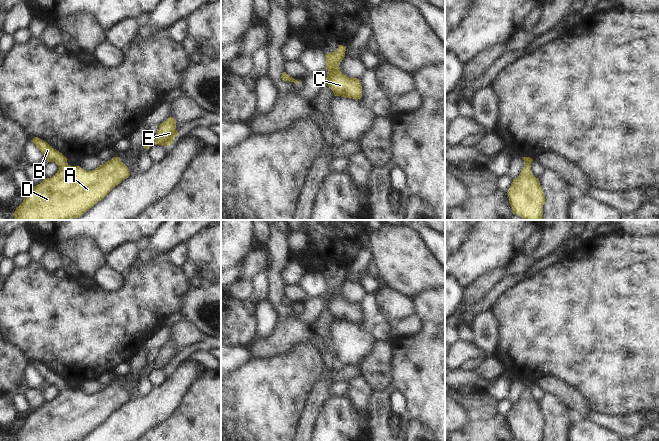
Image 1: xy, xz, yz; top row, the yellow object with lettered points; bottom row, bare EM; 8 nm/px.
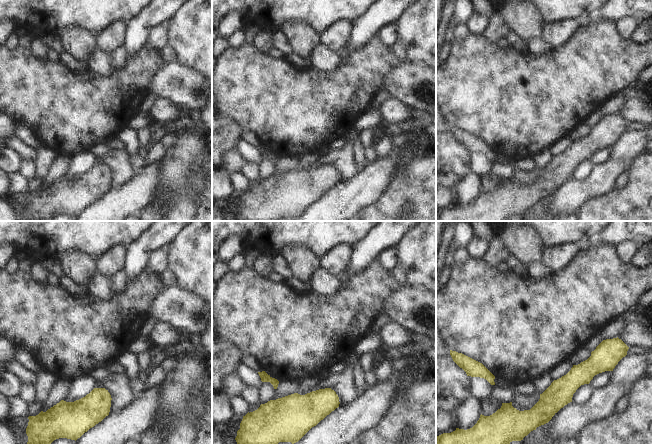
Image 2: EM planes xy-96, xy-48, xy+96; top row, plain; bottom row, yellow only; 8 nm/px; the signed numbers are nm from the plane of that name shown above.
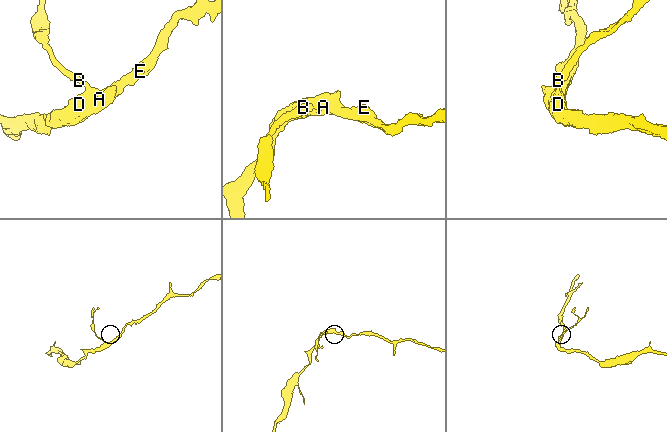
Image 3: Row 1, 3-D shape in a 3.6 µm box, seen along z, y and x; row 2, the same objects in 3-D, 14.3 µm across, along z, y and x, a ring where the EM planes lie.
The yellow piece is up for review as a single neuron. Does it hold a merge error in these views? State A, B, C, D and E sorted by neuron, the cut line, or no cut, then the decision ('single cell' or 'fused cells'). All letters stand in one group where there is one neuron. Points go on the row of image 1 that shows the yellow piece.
A B C D E | no cut | single cell

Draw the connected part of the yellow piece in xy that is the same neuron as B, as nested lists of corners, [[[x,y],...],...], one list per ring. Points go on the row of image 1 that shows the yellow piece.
[[[38,137],[31,140],[46,157],[48,162],[55,162],[59,170],[55,175],[34,187],[25,190],[23,202],[16,208],[15,220],[71,220],[79,218],[86,211],[102,200],[115,186],[130,176],[128,167],[119,157],[113,157],[95,170],[86,171],[80,166],[68,165],[67,158]]]

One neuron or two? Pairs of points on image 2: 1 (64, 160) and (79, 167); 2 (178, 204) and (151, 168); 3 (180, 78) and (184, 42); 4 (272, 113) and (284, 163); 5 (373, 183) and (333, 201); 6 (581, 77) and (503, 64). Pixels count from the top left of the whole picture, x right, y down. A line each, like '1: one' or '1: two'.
1: two
2: two
3: two
4: two
5: one
6: one

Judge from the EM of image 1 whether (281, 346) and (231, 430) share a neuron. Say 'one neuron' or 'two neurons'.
two neurons

